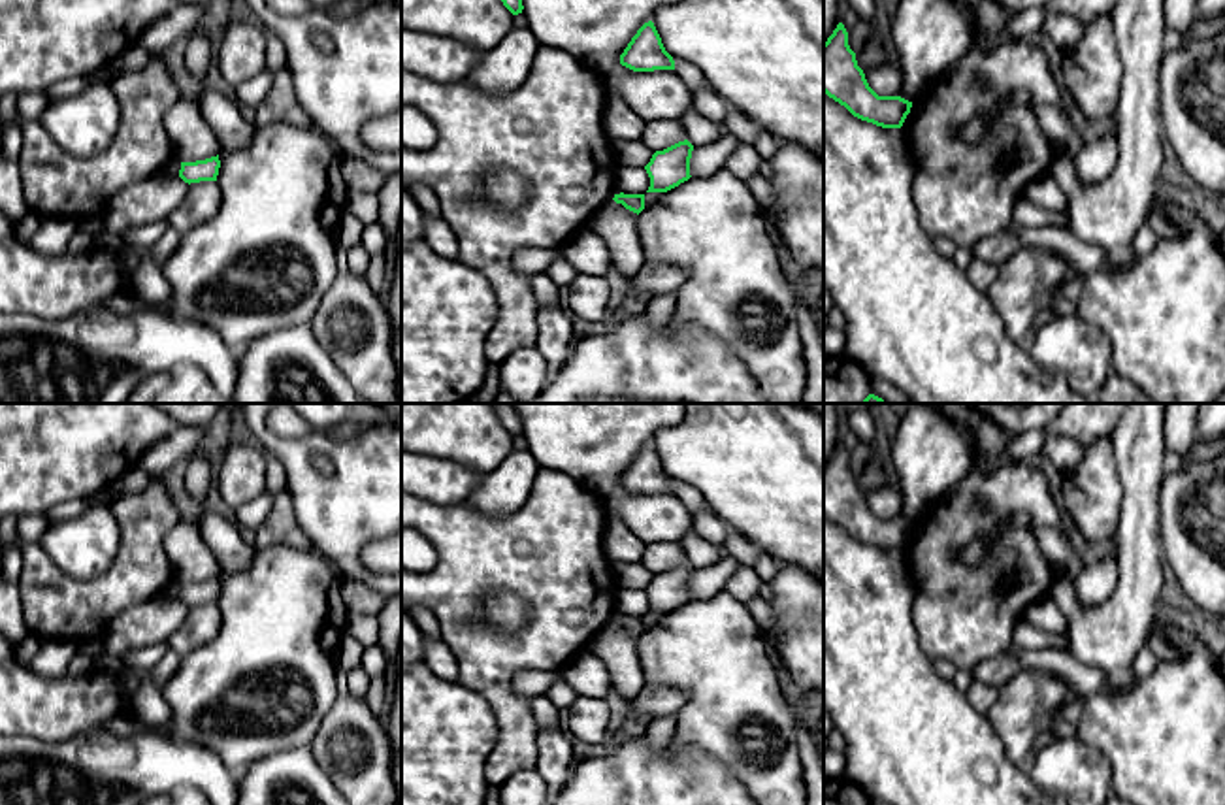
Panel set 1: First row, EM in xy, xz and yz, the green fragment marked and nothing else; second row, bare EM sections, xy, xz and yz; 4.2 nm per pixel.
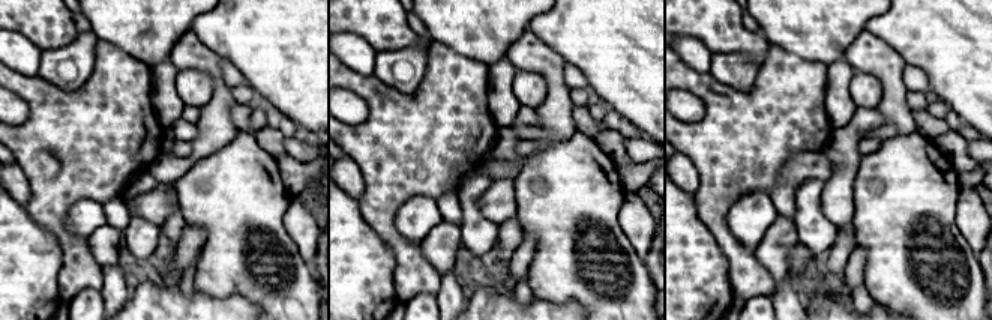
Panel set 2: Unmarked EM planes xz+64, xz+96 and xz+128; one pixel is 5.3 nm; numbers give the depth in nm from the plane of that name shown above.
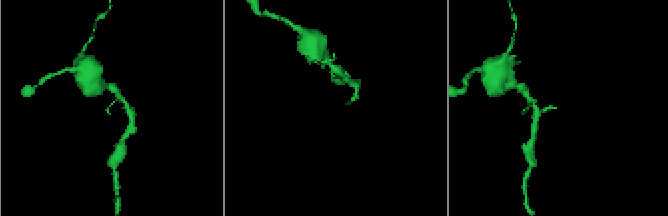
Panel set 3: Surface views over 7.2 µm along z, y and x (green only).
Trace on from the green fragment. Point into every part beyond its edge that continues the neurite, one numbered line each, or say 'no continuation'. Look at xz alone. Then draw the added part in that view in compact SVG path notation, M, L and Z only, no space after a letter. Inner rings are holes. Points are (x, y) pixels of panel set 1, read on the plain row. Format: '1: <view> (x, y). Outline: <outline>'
no continuation

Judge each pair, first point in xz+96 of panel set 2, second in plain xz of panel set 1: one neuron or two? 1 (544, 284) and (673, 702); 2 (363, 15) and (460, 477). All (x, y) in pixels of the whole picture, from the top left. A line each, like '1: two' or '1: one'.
1: two
2: two

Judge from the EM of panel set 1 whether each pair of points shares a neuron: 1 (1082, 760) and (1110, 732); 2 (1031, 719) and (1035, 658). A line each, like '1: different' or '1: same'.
1: different
2: different

